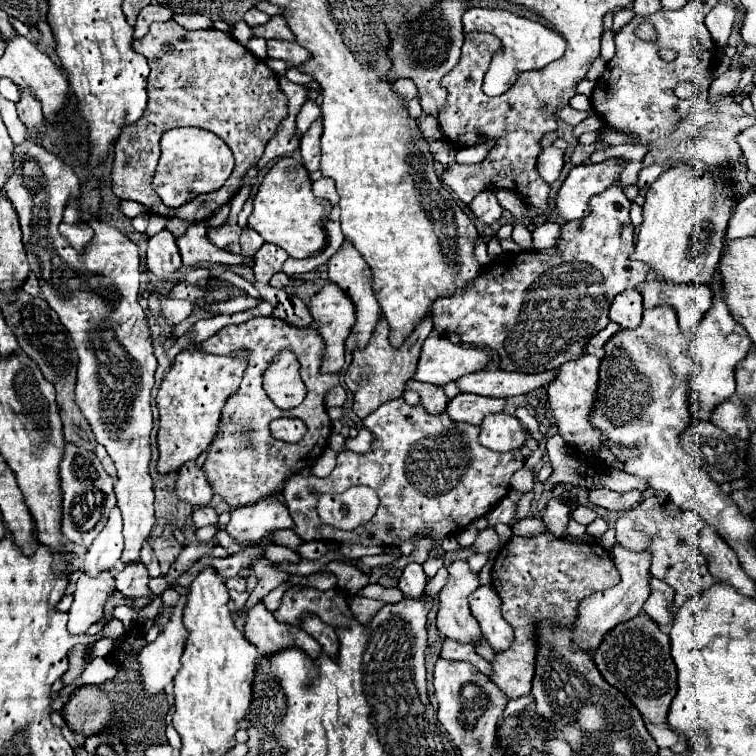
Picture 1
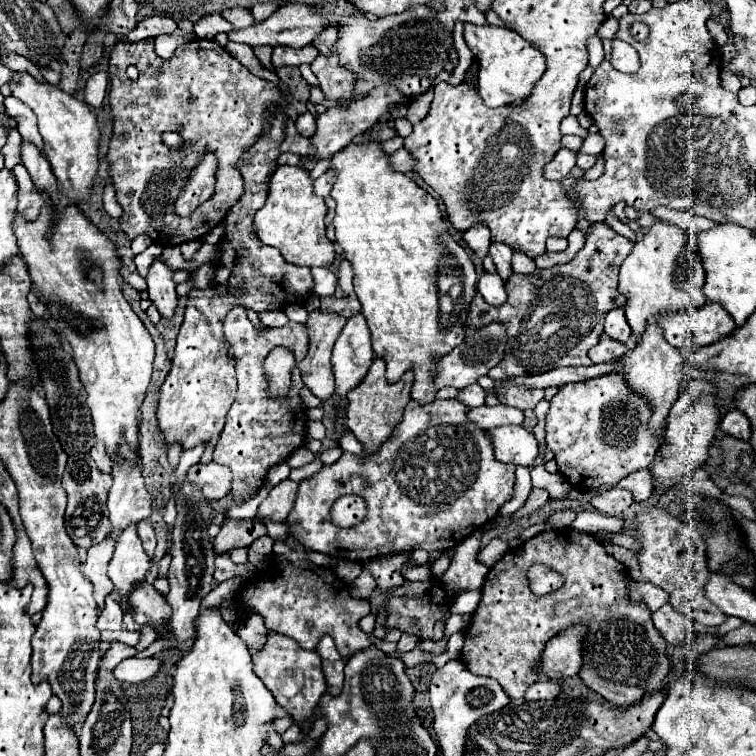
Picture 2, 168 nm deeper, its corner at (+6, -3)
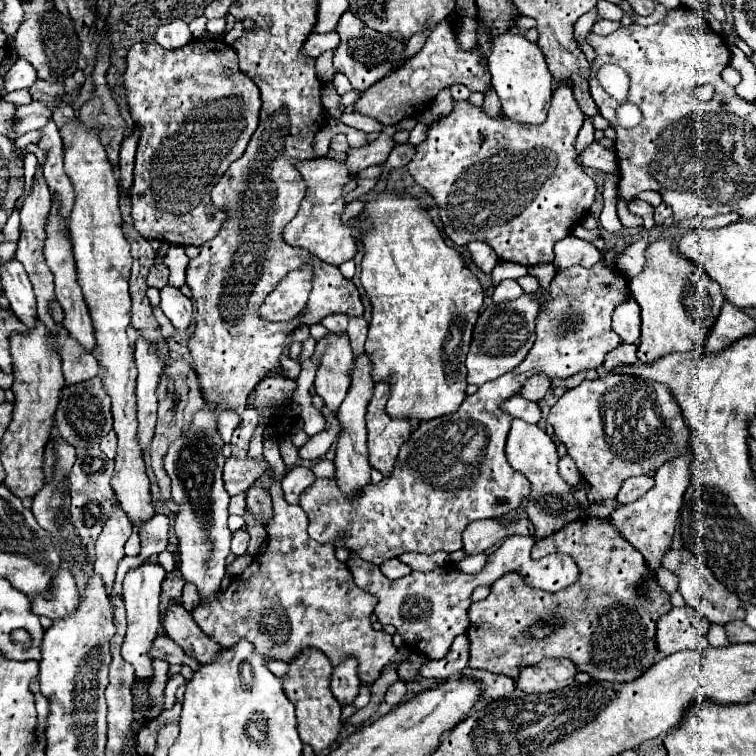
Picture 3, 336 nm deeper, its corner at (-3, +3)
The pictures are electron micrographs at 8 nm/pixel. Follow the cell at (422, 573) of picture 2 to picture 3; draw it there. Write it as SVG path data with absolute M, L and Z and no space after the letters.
M392 559L392 561L386 561L382 567L382 573L388 577L388 579L398 579L398 577L404 577L408 575L412 569L408 565L404 565L400 559Z

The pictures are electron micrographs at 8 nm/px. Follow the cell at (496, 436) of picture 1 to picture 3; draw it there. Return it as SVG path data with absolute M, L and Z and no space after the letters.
M514 419L510 433L508 433L508 441L506 441L506 457L508 457L508 463L512 465L512 469L520 471L530 481L532 493L524 501L524 511L534 525L536 539L558 533L560 529L564 529L564 525L588 515L588 507L582 509L578 505L578 501L574 497L574 487L568 485L560 477L556 445L546 435L546 431L542 431L538 425L530 425L520 419Z

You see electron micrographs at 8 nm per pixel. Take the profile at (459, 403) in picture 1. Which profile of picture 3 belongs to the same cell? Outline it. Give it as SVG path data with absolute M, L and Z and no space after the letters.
M512 397L512 399L504 401L502 409L504 409L508 415L518 417L518 419L522 419L522 421L526 421L526 423L538 423L540 417L542 417L542 411L540 411L538 403L528 401L528 399L524 399L524 397Z

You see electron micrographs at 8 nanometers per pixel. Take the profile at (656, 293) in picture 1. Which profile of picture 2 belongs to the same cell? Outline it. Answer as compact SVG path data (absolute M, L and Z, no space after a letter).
M711 301L695 311L663 311L657 323L663 327L665 339L685 357L703 345L727 337L735 329L727 311Z

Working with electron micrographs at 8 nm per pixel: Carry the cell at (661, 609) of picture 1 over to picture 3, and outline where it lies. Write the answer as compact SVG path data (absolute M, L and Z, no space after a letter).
M690 605L674 607L660 617L656 629L656 649L662 655L672 655L682 649L706 649L710 621Z

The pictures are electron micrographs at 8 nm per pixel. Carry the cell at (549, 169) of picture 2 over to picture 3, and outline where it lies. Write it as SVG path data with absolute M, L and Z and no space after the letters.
M592 143L582 155L580 155L580 165L582 167L594 167L594 169L604 169L614 177L618 183L618 165L616 165L616 153L614 149L606 149L600 143Z

